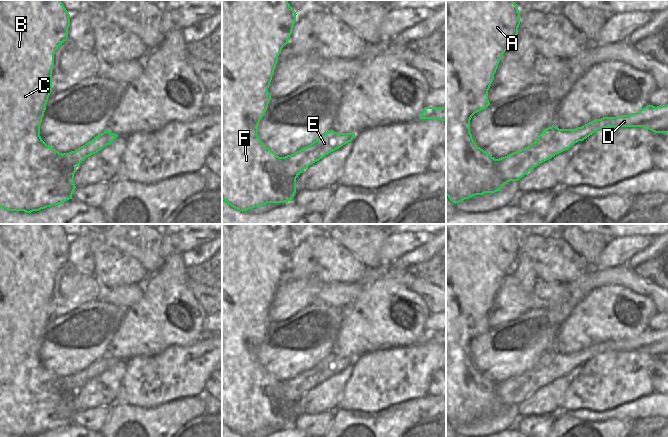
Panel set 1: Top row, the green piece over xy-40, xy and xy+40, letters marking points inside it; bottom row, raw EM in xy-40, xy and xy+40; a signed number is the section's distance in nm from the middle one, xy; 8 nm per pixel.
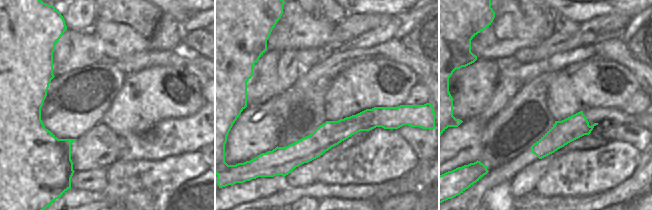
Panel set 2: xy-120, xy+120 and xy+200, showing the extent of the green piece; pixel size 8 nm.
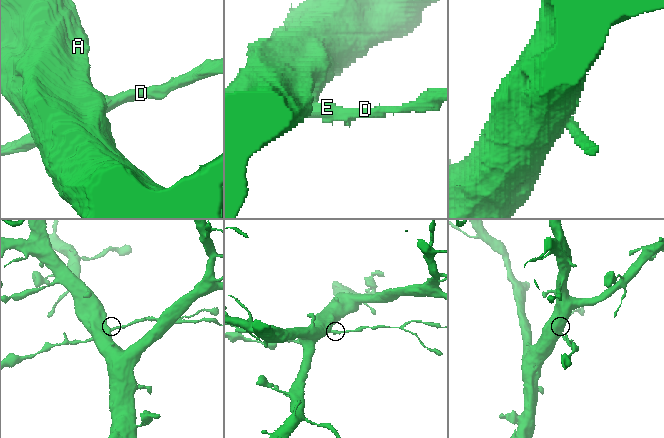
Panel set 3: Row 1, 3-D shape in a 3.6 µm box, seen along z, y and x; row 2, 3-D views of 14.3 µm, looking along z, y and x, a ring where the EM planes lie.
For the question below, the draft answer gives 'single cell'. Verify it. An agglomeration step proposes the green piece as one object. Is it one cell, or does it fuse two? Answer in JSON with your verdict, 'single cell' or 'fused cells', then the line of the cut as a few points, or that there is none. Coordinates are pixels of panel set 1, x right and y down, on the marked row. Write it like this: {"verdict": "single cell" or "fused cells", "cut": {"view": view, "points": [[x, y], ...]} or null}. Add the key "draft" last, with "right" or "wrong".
{"verdict": "fused cells", "cut": {"view": "xy", "points": [[281, 157], [282, 169], [295, 179]]}, "draft": "wrong"}

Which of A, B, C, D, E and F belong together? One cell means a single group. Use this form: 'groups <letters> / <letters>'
groups A B C F / D E

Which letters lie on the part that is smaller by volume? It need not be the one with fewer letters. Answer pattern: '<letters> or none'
D, E

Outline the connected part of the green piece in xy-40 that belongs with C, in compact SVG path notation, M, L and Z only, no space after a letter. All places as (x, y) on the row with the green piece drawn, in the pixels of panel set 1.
M0 0L0 207L9 211L31 213L53 205L59 205L69 199L76 188L74 174L76 169L66 160L66 156L47 145L40 136L40 124L46 110L48 98L52 92L52 70L54 54L68 39L70 14L61 0Z

